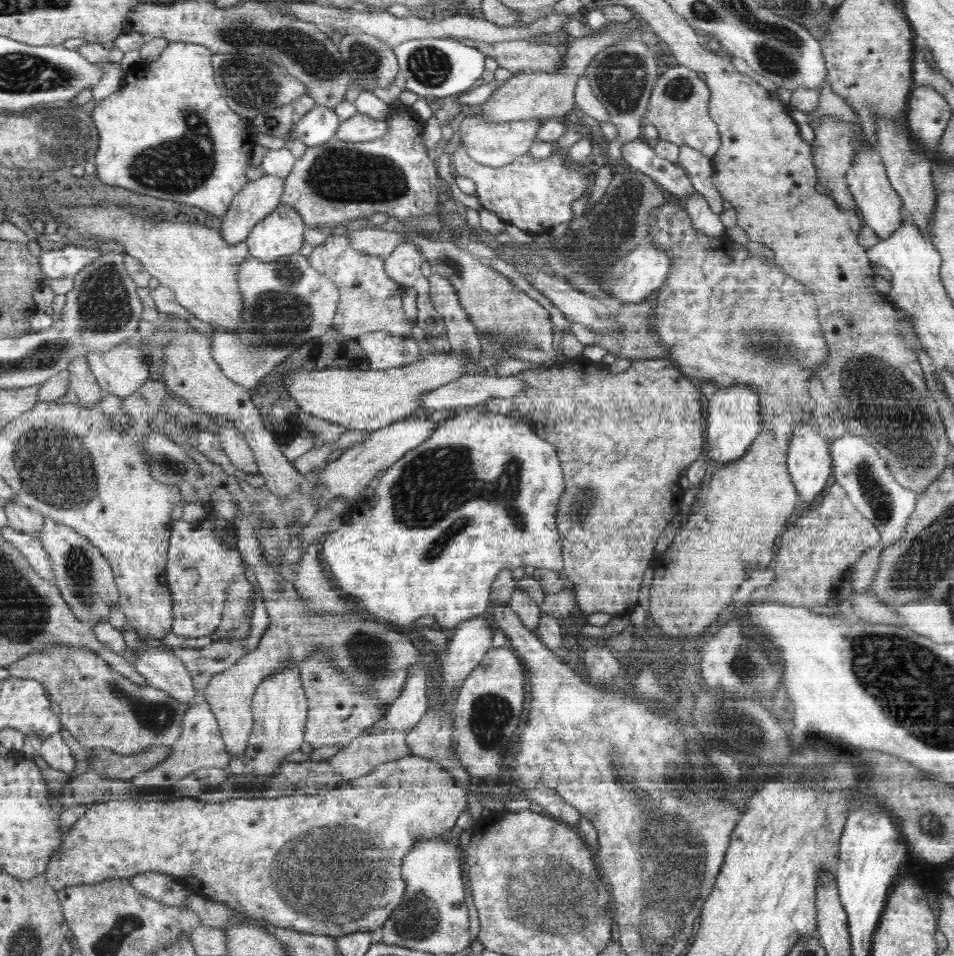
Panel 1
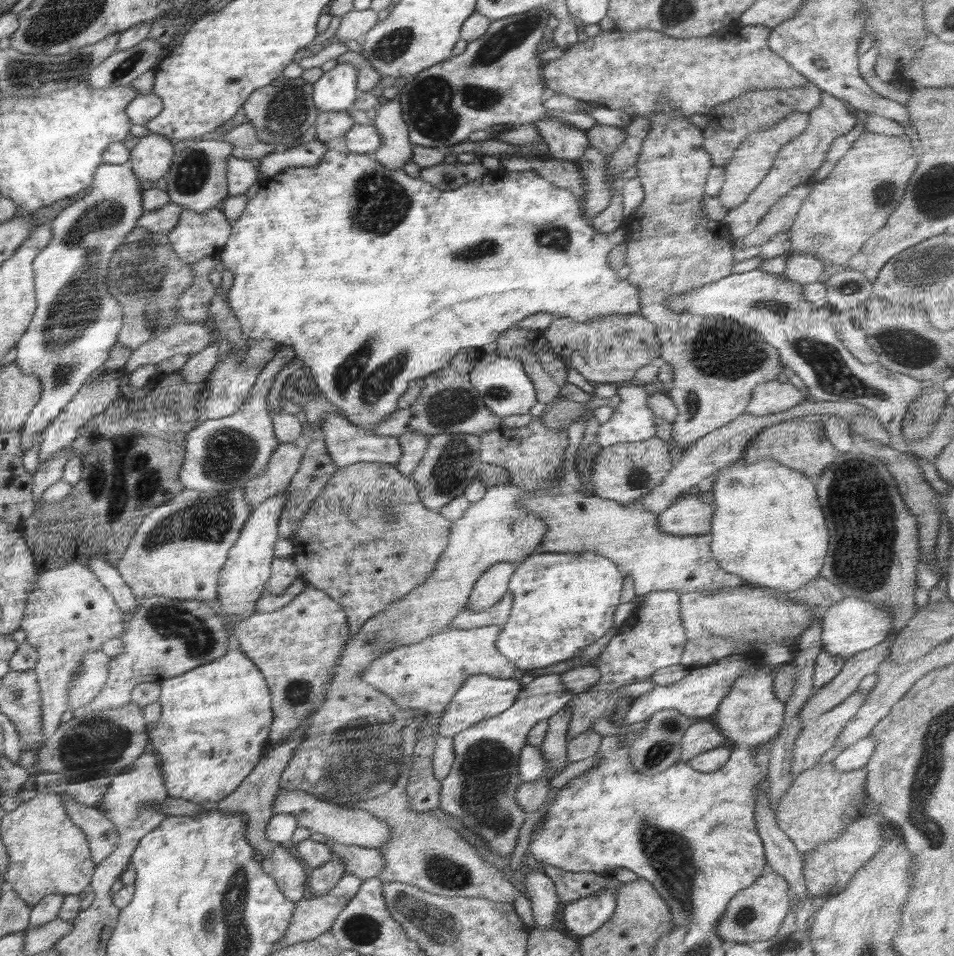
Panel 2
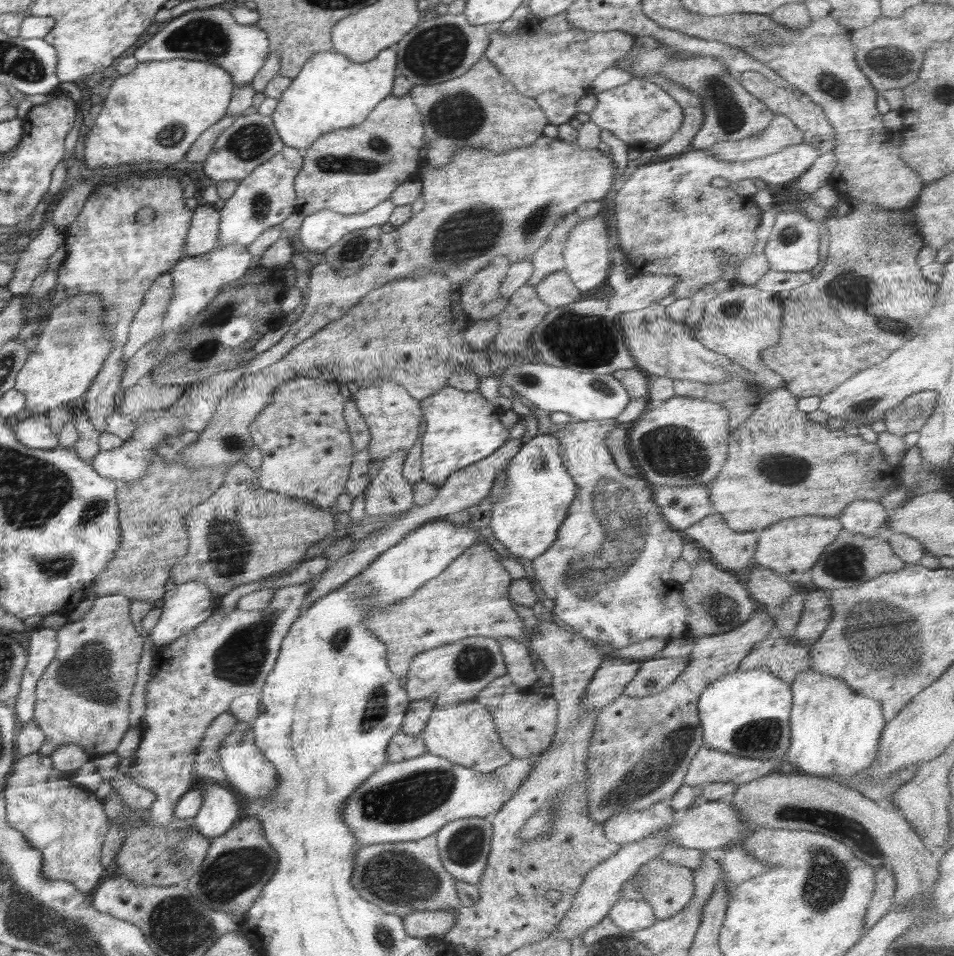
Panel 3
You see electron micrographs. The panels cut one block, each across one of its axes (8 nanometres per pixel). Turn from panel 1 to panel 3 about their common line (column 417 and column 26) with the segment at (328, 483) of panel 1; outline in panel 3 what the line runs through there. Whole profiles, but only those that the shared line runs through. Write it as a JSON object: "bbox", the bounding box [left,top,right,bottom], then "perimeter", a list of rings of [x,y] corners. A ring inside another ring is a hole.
{"bbox":[14,414,60,450],"perimeter":[[[33,414],[16,424],[14,431],[21,444],[30,448],[50,450],[60,444],[60,436],[50,426],[46,414]]]}

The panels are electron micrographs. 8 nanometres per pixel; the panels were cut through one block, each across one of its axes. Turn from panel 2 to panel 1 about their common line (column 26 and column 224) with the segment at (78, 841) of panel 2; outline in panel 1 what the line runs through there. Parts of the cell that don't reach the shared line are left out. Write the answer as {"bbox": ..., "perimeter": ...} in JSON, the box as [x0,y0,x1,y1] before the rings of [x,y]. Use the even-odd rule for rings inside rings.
{"bbox":[47,784,468,938],"perimeter":[[[428,784],[426,786],[410,786],[410,788],[384,788],[386,792],[376,790],[376,794],[370,792],[354,792],[354,790],[328,789],[320,791],[316,795],[296,795],[278,798],[237,798],[228,799],[224,802],[206,803],[199,801],[196,797],[176,796],[170,792],[164,793],[163,800],[150,798],[138,800],[132,798],[116,799],[100,804],[87,805],[84,815],[64,833],[63,846],[56,857],[51,858],[47,866],[47,883],[54,890],[62,890],[67,886],[76,885],[98,885],[99,882],[111,880],[111,878],[128,879],[138,873],[159,872],[162,874],[175,875],[182,879],[192,893],[201,897],[207,897],[226,902],[229,907],[251,918],[263,919],[274,926],[292,929],[301,933],[313,935],[328,935],[332,938],[344,938],[350,933],[362,931],[374,931],[380,928],[391,916],[393,910],[400,906],[405,893],[404,877],[401,876],[401,866],[408,850],[418,839],[438,839],[441,835],[452,830],[458,817],[468,805],[468,792],[460,785],[450,784]]]}

